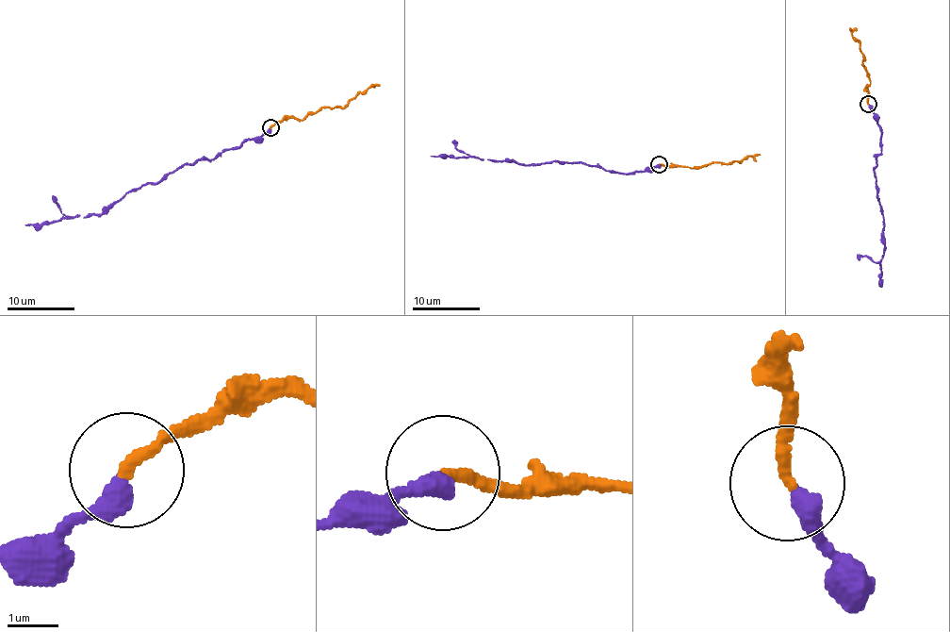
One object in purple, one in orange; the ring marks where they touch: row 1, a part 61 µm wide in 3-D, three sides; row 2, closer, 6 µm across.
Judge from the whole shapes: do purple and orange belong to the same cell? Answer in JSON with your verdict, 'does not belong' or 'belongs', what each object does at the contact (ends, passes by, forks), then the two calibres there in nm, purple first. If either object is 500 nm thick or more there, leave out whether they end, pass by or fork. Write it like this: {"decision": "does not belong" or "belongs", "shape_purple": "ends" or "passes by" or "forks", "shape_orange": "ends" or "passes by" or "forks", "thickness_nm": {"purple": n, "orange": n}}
{"decision": "belongs", "shape_purple": "ends", "shape_orange": "ends", "thickness_nm": {"purple": 400, "orange": 240}}

